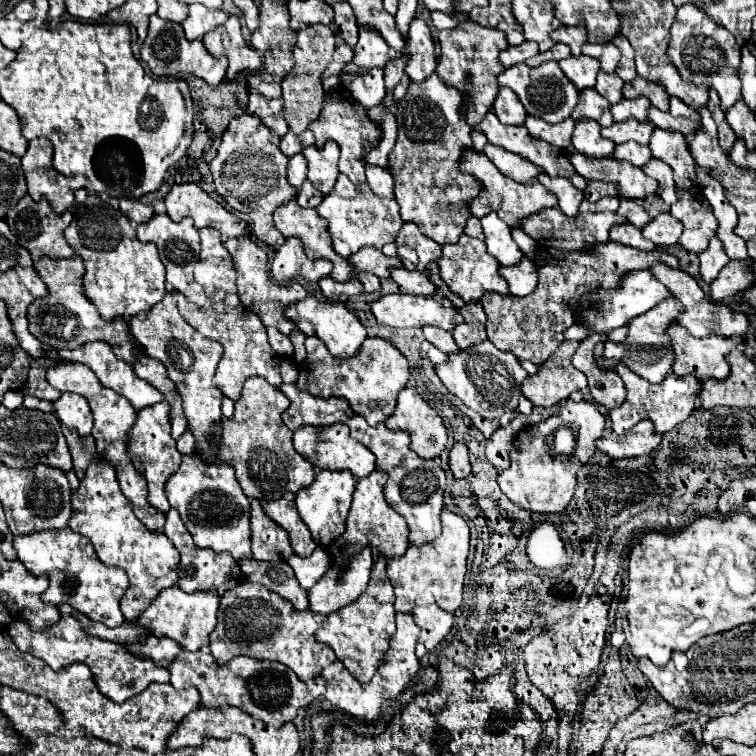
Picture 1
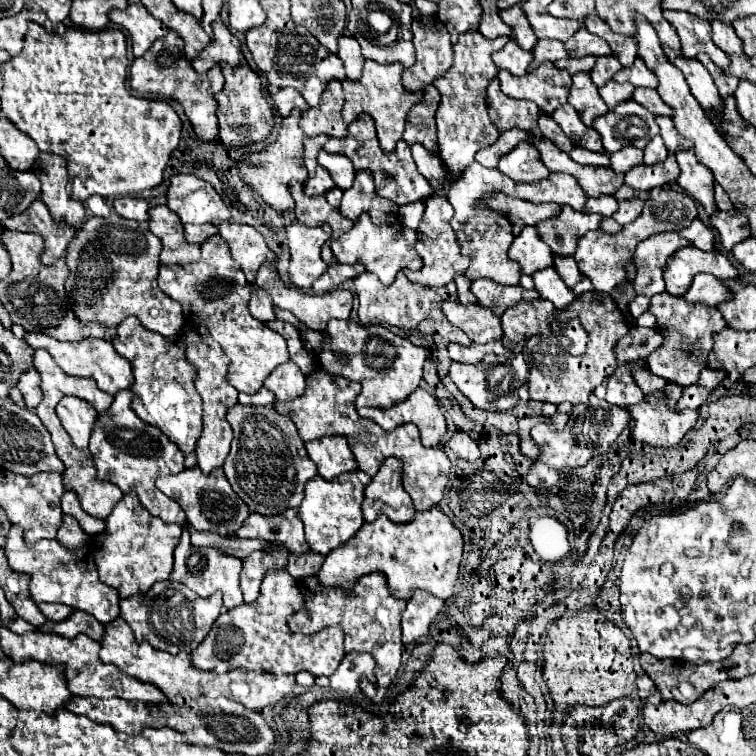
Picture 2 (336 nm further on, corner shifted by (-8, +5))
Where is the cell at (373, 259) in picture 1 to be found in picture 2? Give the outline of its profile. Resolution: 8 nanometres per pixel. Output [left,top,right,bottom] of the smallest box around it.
[330,214,422,286]

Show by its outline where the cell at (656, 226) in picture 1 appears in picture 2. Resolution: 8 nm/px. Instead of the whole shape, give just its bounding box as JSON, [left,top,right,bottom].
[678,218,714,252]

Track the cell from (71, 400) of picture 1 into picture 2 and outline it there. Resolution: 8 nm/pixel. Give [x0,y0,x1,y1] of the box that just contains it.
[56,396,96,450]

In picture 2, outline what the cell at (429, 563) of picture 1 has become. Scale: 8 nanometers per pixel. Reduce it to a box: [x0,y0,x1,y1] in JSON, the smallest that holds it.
[318,508,464,600]

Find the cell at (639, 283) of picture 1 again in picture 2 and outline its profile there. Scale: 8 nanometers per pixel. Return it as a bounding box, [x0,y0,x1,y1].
[684,274,732,306]

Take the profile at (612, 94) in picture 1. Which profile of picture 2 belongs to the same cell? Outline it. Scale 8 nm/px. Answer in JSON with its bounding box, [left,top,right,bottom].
[590,56,622,86]

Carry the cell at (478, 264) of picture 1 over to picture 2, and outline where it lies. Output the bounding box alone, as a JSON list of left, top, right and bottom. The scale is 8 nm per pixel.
[472,278,538,316]

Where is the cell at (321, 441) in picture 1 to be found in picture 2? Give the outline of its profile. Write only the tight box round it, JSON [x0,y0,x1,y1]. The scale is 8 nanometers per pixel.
[304,436,358,480]

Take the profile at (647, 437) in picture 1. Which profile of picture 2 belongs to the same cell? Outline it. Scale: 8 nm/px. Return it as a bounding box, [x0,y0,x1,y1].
[630,382,698,446]

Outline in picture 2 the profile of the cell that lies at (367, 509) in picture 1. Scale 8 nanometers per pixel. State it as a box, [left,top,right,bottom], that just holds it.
[362,458,416,524]

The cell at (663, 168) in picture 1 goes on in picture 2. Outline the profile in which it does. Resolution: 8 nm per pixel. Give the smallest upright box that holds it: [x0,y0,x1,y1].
[644,136,668,164]

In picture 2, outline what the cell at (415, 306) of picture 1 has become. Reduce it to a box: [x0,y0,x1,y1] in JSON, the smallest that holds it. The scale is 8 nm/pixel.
[354,272,442,330]

